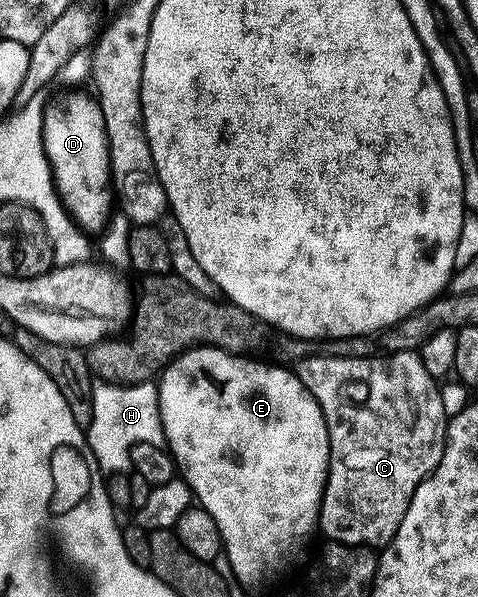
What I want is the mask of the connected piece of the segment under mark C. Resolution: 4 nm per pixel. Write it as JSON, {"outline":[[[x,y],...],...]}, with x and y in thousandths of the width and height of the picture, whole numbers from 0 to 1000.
{"outline":[[[826,588],[793,598],[770,601],[728,601],[724,598],[695,598],[692,595],[649,595],[619,610],[623,637],[644,652],[644,658],[669,678],[674,697],[682,707],[682,724],[690,740],[690,781],[682,791],[682,817],[674,821],[674,839],[665,846],[663,881],[684,898],[684,905],[720,910],[734,916],[797,918],[824,908],[824,894],[837,886],[837,873],[845,873],[845,859],[854,859],[854,846],[879,812],[879,806],[893,802],[912,786],[916,767],[933,744],[931,734],[921,732],[929,722],[929,690],[925,687],[925,658],[918,643],[900,630],[895,618],[887,618],[883,598],[874,588]]]}

